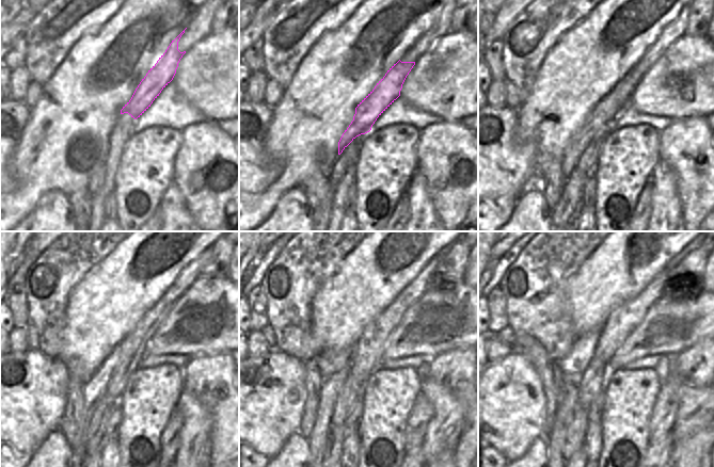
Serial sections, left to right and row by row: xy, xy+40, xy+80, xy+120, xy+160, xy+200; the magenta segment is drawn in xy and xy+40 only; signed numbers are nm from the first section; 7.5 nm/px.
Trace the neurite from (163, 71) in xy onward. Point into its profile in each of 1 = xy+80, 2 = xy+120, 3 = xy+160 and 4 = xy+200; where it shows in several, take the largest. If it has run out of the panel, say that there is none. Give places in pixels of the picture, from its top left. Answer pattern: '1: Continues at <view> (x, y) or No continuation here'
1: Continues at xy+80 (607, 109)
2: Continues at xy+120 (93, 391)
3: Continues at xy+160 (332, 385)
4: Continues at xy+200 (555, 440)

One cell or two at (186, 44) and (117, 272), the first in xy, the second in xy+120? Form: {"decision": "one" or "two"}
{"decision": "two"}

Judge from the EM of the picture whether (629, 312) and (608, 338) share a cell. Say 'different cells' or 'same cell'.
same cell

